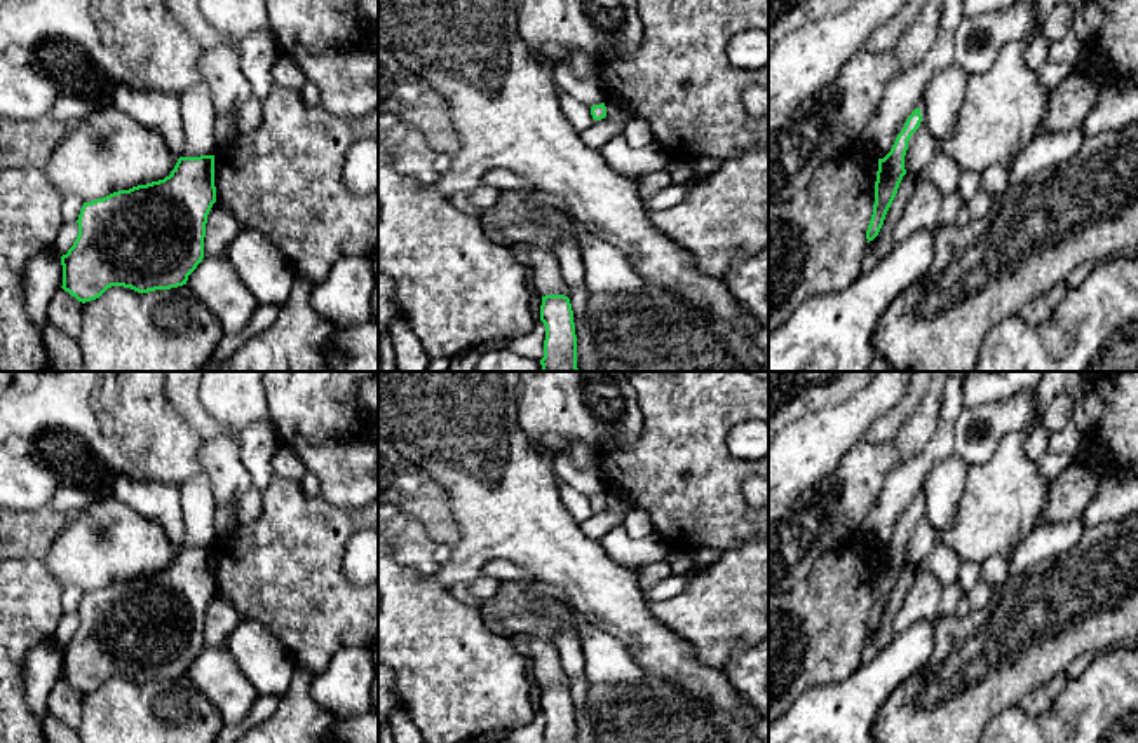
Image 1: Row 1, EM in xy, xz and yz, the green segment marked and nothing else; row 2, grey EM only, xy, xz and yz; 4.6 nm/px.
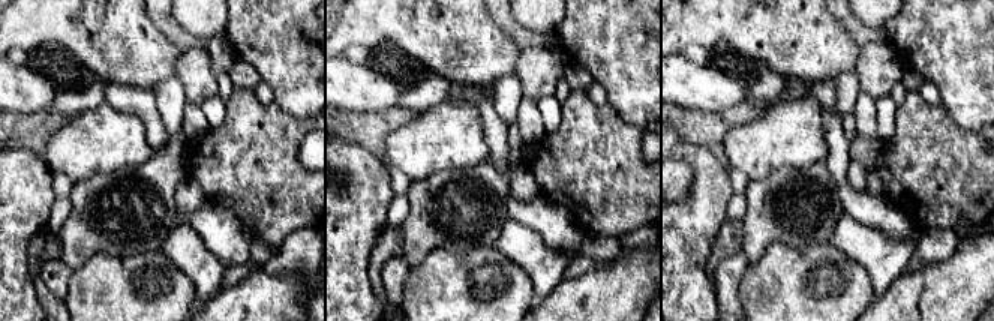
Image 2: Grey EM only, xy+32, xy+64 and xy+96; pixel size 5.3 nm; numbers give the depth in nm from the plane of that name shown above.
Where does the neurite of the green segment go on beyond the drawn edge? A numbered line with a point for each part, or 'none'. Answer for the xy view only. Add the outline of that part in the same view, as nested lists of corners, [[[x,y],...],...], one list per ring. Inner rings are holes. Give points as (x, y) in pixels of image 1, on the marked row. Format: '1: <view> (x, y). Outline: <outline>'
none

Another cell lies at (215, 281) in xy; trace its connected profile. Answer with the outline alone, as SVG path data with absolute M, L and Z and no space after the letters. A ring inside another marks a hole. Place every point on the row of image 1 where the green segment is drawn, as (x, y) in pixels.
M204 255L186 286L218 317L223 335L240 333L260 305L228 258Z

